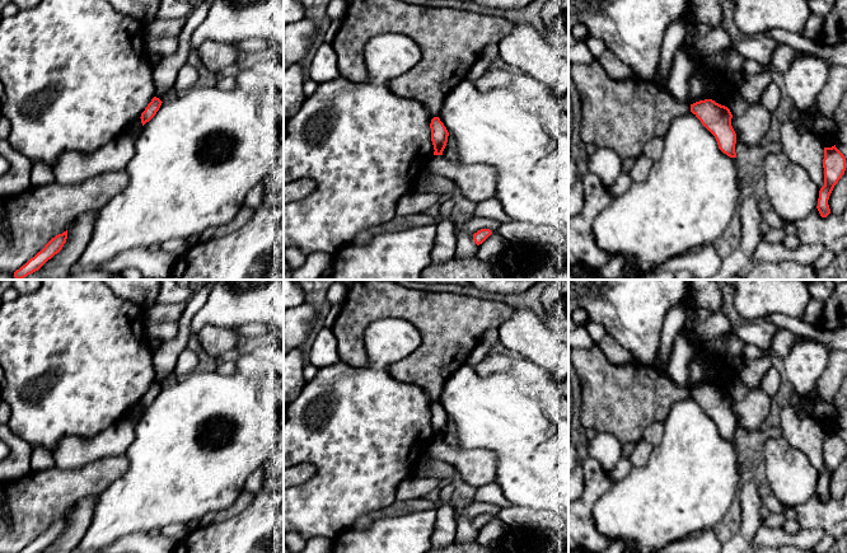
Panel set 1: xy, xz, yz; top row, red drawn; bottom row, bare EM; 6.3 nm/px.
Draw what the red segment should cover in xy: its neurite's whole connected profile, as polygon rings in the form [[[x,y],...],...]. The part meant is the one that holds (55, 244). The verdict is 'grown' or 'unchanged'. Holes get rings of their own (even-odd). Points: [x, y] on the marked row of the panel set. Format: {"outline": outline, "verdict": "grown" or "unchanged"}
{"outline": [[[67,230],[52,238],[45,248],[31,258],[24,266],[14,272],[17,280],[23,280],[28,275],[38,271],[48,259],[57,254],[67,239]]], "verdict": "unchanged"}

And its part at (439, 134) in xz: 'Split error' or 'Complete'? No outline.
Complete

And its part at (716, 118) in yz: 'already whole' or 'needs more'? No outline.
already whole

